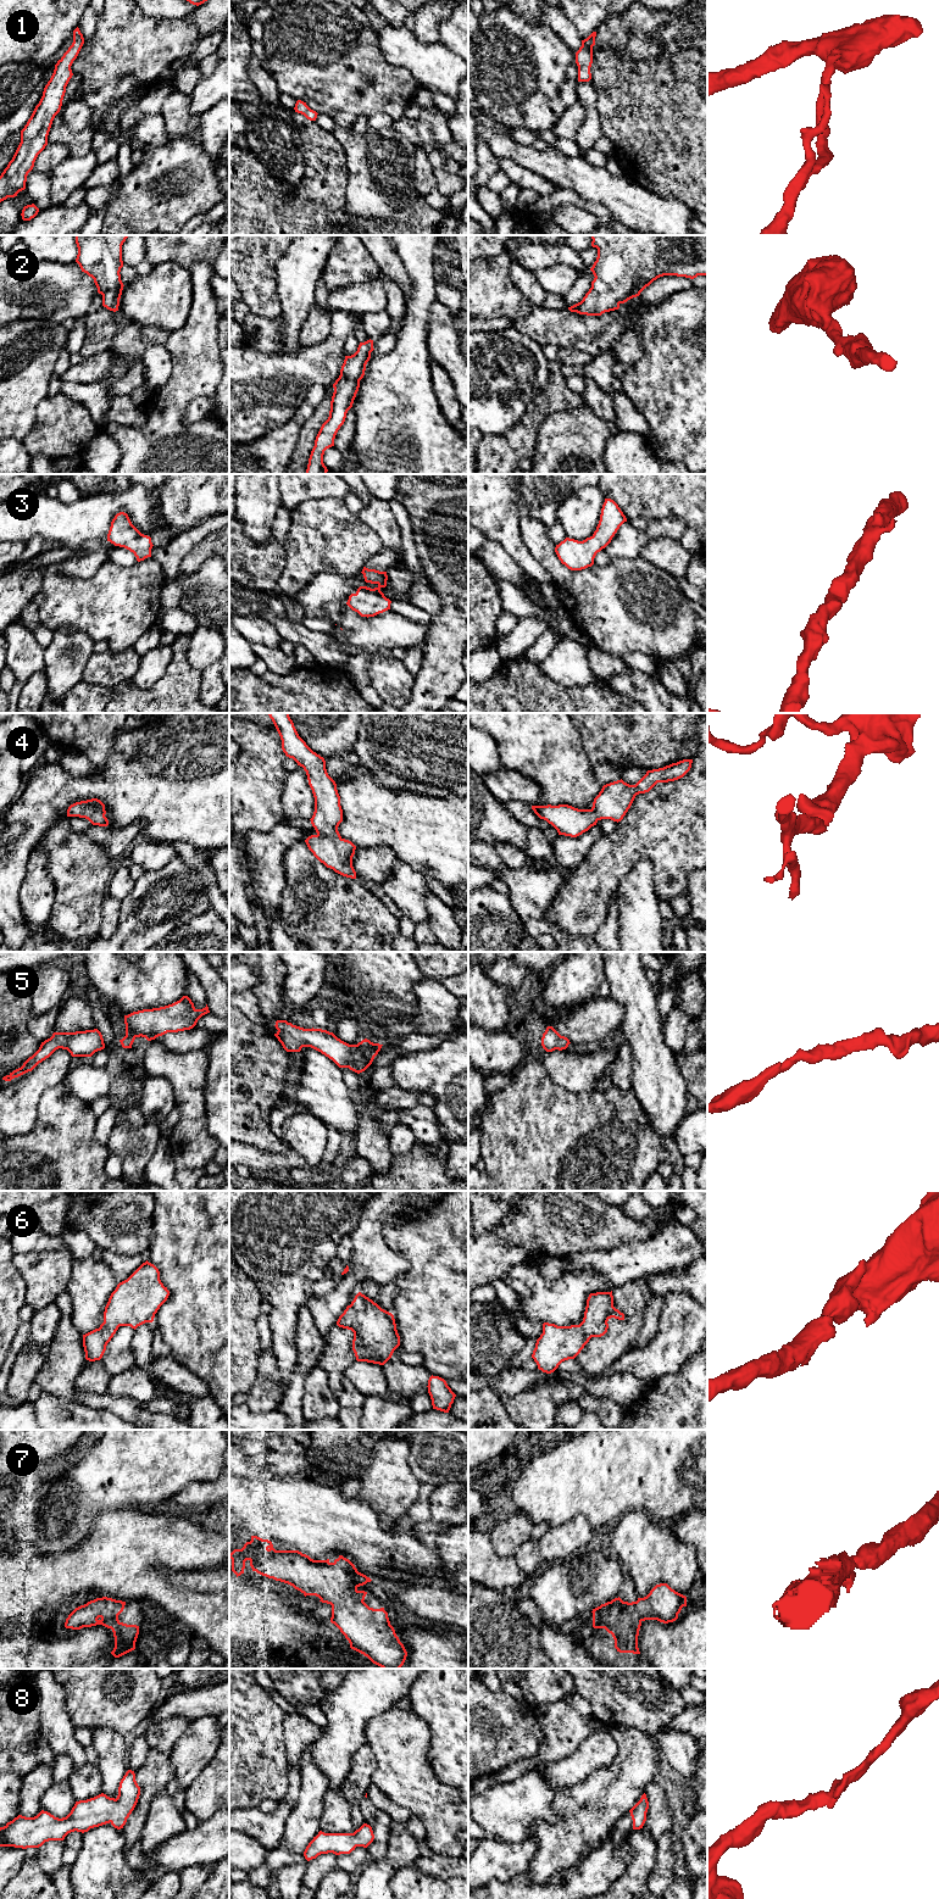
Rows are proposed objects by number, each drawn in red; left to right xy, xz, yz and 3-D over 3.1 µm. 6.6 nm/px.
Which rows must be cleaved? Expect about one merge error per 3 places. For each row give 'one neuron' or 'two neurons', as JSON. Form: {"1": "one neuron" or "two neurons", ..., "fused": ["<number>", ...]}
{"1": "one neuron", "2": "one neuron", "3": "one neuron", "4": "one neuron", "5": "one neuron", "6": "one neuron", "7": "one neuron", "8": "one neuron", "fused": []}

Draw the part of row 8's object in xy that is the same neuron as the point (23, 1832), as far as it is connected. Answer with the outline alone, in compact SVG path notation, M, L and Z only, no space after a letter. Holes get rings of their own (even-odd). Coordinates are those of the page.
M128 1770L120 1782L116 1799L101 1793L76 1801L71 1812L62 1819L44 1810L34 1817L18 1815L0 1827L0 1847L39 1848L49 1840L63 1840L71 1832L84 1833L106 1823L121 1830L134 1810L139 1795L140 1787L135 1781L135 1773Z

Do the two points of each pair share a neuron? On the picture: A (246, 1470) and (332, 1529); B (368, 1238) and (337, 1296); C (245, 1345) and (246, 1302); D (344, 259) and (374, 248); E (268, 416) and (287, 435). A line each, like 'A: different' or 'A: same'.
A: different
B: same
C: same
D: different
E: different

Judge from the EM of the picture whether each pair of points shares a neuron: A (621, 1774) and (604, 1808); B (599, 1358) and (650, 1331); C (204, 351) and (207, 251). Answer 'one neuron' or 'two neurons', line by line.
A: one neuron
B: two neurons
C: two neurons

